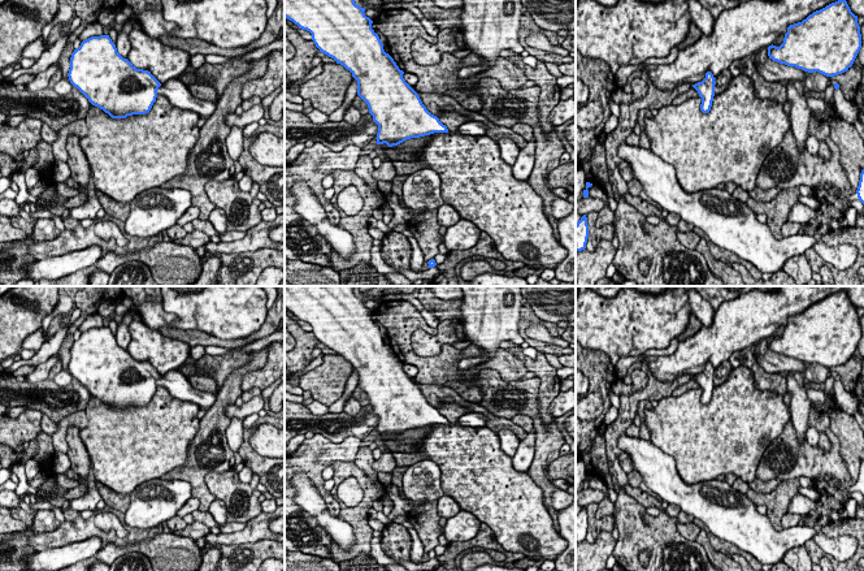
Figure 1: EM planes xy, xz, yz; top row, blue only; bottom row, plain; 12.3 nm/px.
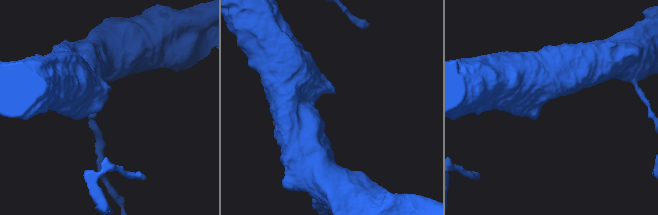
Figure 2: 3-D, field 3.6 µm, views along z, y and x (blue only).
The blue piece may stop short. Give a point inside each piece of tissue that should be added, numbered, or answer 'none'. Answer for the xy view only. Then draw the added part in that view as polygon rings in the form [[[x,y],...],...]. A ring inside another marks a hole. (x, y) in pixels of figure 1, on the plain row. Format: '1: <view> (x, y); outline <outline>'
1: xy (178, 385); outline [[[178,369],[161,375],[157,385],[166,388],[173,397],[196,403],[203,410],[209,410],[216,403],[214,394],[194,389],[188,378]]]

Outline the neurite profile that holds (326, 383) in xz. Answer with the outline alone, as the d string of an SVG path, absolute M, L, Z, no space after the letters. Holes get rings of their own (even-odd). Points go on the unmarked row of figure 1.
M324 355L324 362L299 378L299 386L312 393L313 401L331 406L342 398L352 375L352 364L340 355Z

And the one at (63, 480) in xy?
M55 473L55 479L62 490L70 490L81 485L78 480L70 480L66 475L62 473Z

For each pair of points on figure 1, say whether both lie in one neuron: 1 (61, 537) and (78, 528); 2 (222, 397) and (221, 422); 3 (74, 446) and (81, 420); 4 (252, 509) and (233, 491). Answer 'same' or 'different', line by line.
1: same
2: same
3: different
4: same

